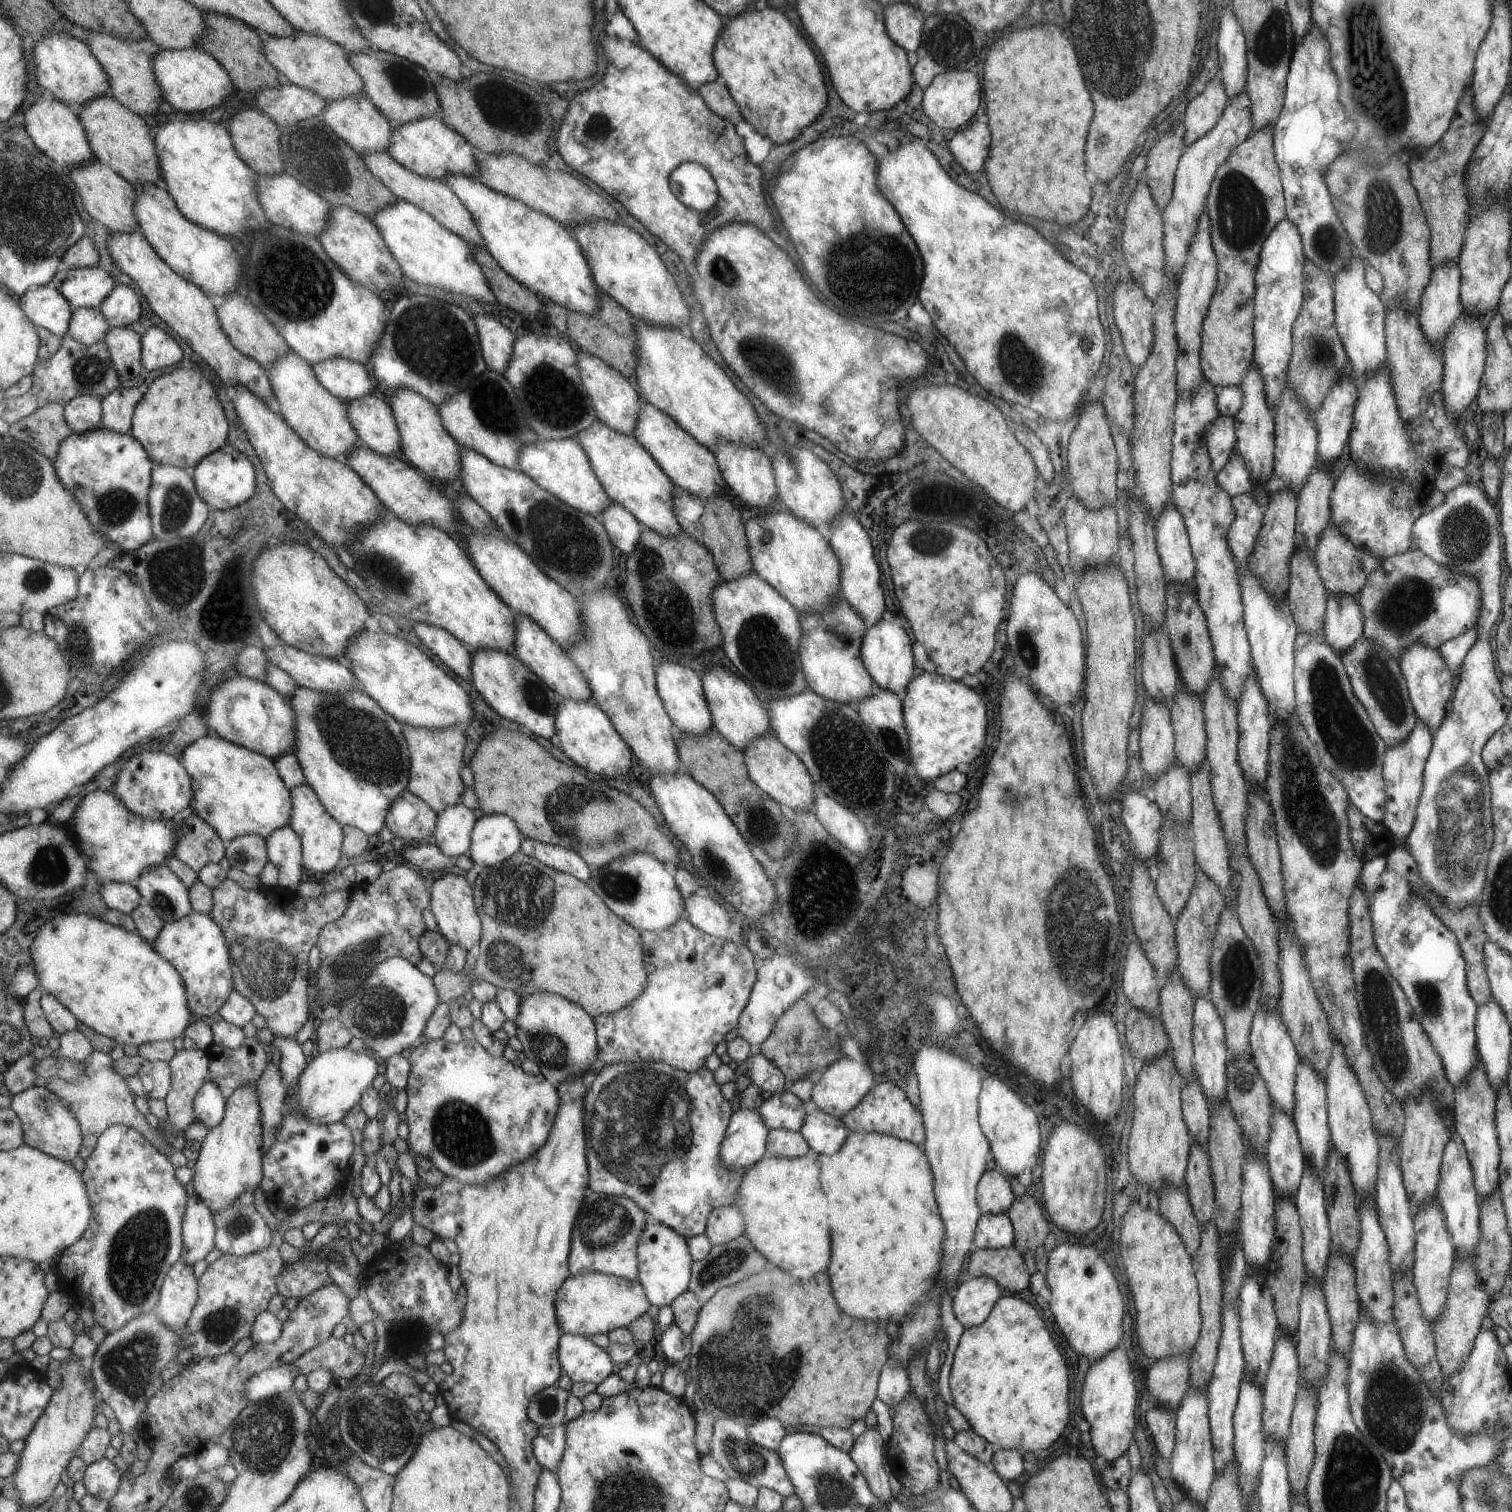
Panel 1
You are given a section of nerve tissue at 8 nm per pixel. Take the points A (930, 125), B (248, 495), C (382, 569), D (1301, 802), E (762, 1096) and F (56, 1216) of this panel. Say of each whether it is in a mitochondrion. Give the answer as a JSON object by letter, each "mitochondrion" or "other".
{"A":"other","B":"other","C":"mitochondrion","D":"mitochondrion","E":"other","F":"other"}

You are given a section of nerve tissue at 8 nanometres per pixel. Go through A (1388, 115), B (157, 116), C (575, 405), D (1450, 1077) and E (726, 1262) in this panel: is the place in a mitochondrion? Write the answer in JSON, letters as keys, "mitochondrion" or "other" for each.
{"A":"mitochondrion","B":"other","C":"mitochondrion","D":"other","E":"mitochondrion"}

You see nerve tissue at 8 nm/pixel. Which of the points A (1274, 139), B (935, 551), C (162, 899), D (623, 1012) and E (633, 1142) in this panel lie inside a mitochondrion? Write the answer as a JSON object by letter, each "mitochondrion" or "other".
{"A":"other","B":"mitochondrion","C":"mitochondrion","D":"other","E":"mitochondrion"}

